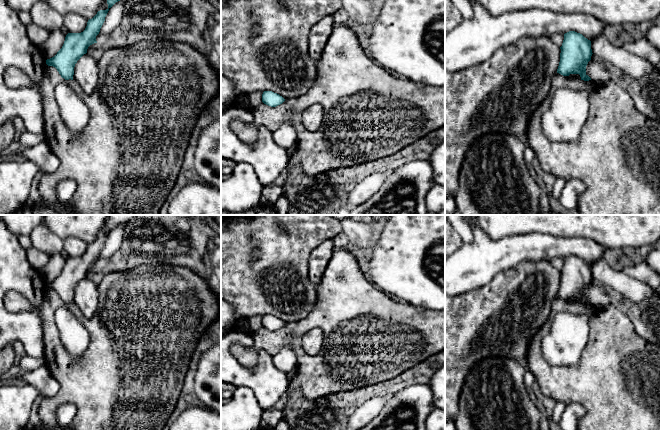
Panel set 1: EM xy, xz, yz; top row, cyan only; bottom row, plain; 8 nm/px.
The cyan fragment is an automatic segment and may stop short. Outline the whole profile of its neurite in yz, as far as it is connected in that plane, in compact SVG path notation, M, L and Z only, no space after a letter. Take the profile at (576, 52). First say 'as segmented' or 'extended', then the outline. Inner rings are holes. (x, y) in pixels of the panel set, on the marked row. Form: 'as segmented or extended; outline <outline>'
extended; outline M575 31L564 34L560 49L557 73L563 76L579 74L581 80L588 82L588 87L584 90L556 91L549 109L542 114L541 125L549 140L569 142L578 138L589 113L589 98L594 82L586 74L586 66L593 53L591 41Z

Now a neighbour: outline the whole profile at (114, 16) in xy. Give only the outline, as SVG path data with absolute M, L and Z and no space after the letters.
M120 0L109 8L105 21L100 29L101 39L109 35L121 23L123 18L124 4L125 0Z

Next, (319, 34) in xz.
M330 15L322 18L311 28L308 36L308 52L315 62L320 59L334 26L333 17Z

